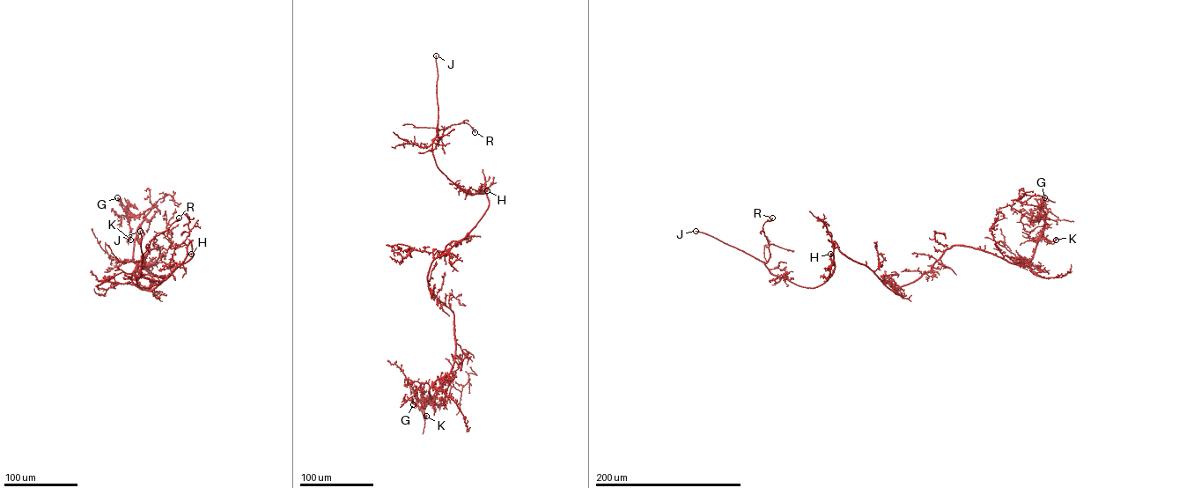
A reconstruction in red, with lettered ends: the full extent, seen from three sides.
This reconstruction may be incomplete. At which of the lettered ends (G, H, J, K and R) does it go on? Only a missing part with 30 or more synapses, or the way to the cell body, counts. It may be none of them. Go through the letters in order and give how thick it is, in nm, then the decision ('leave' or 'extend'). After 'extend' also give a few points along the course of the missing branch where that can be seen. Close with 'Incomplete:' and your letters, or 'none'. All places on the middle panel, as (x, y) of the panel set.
G: 700 nm | extend | (413, 404), (408, 406), (408, 395), (400, 396), (394, 391), (390, 392)
H: 650 nm | leave
J: 400 nm | extend
K: 180 nm | leave
R: 550 nm | leave
Incomplete: G, J

